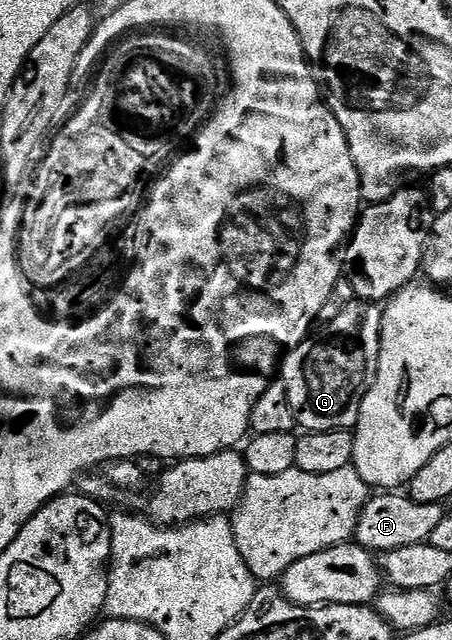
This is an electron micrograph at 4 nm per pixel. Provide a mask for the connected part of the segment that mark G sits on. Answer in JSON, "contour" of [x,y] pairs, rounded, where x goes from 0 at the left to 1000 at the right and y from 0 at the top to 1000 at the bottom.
{"contour":[[[781,472],[704,525],[681,527],[622,563],[619,595],[637,608],[637,633],[646,633],[670,675],[774,673],[790,667],[796,633],[805,633],[805,620],[832,595],[847,481],[834,473]]]}

